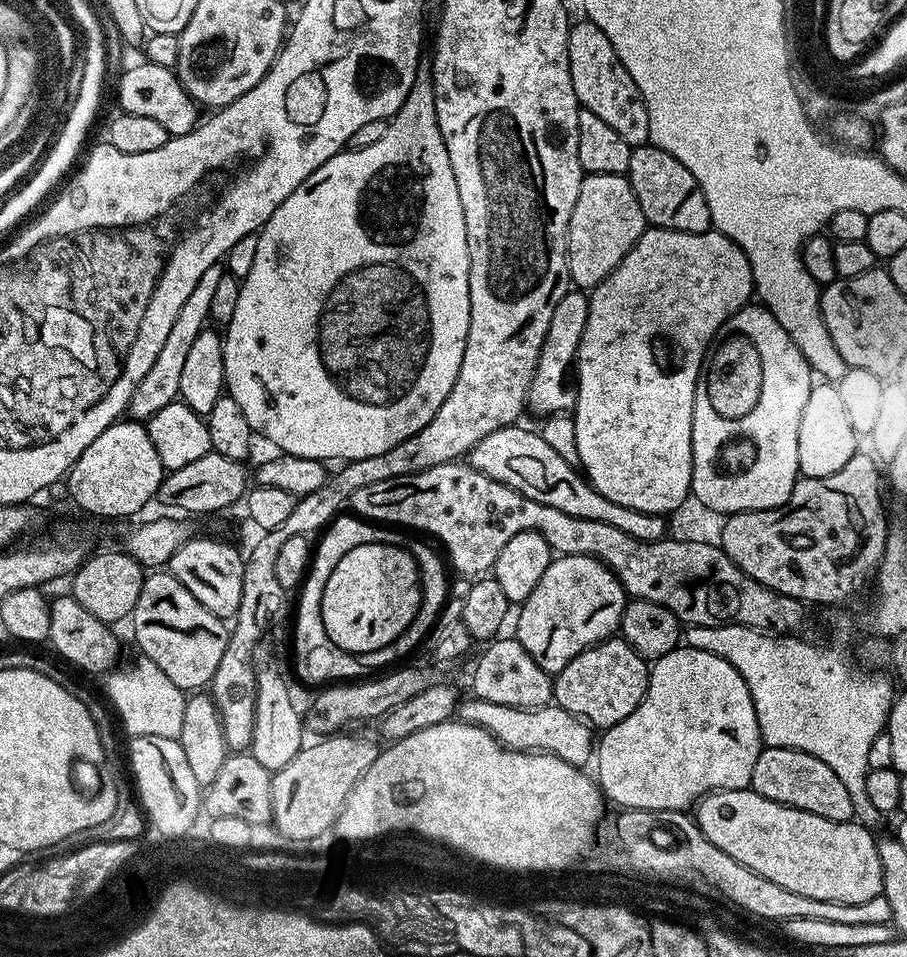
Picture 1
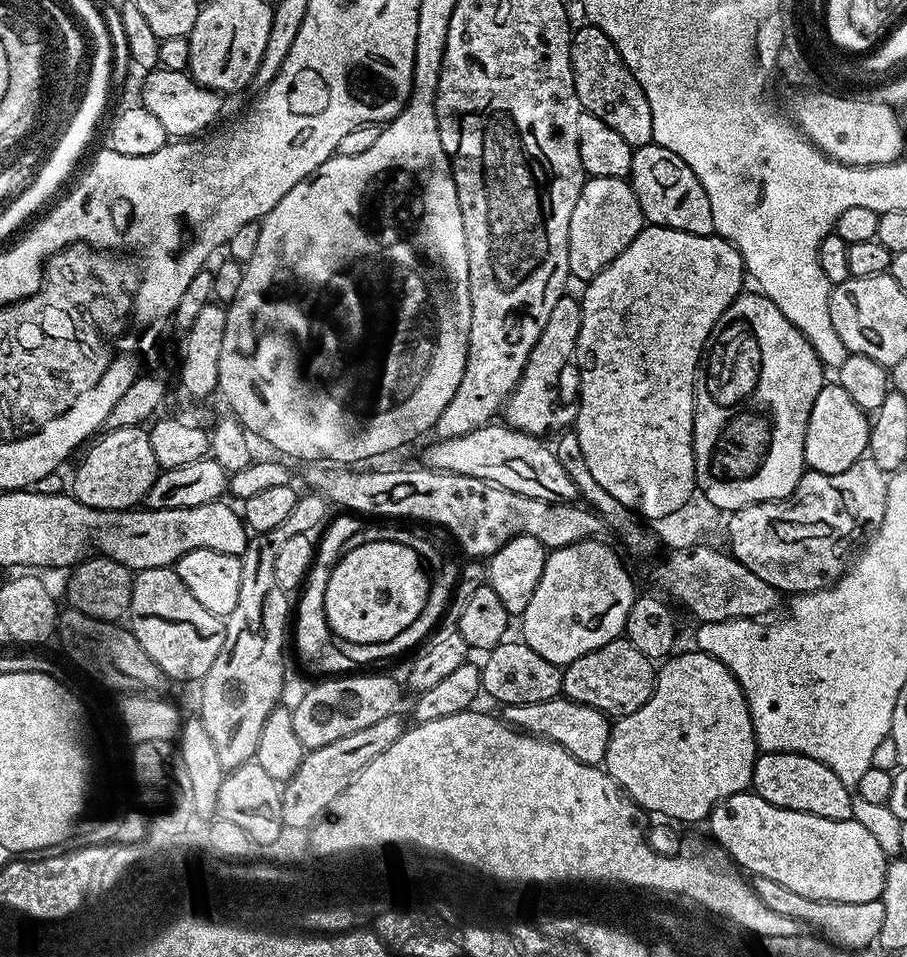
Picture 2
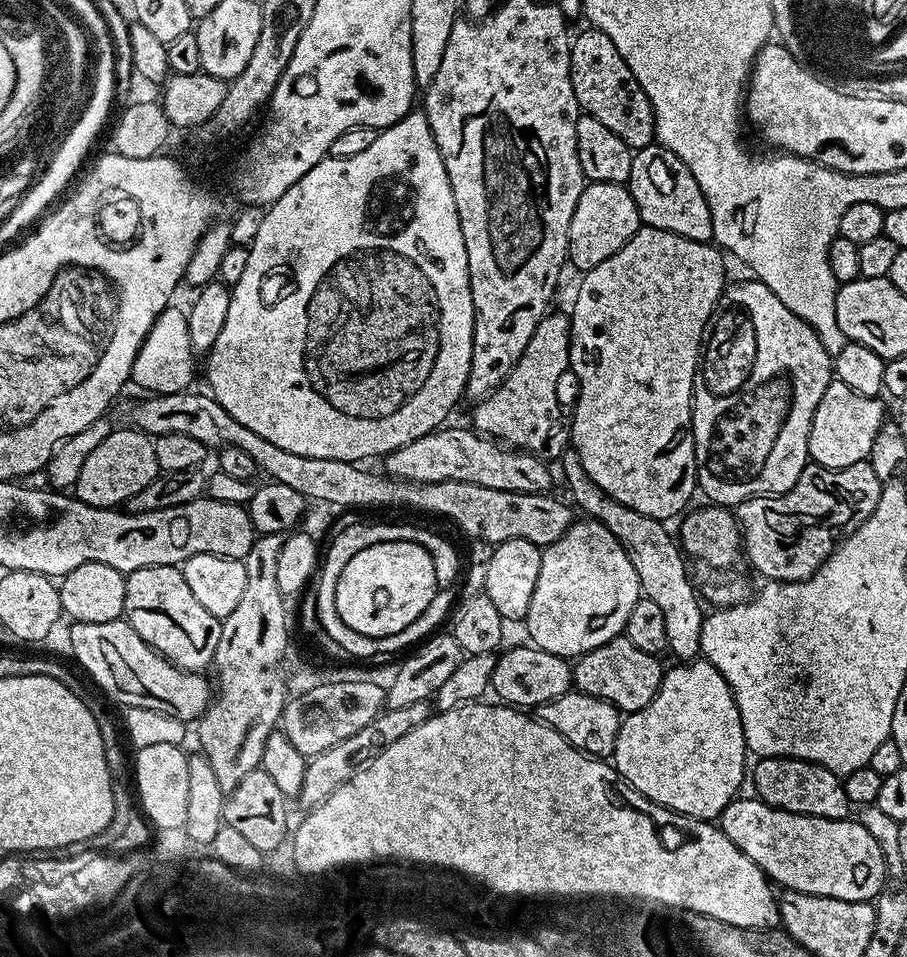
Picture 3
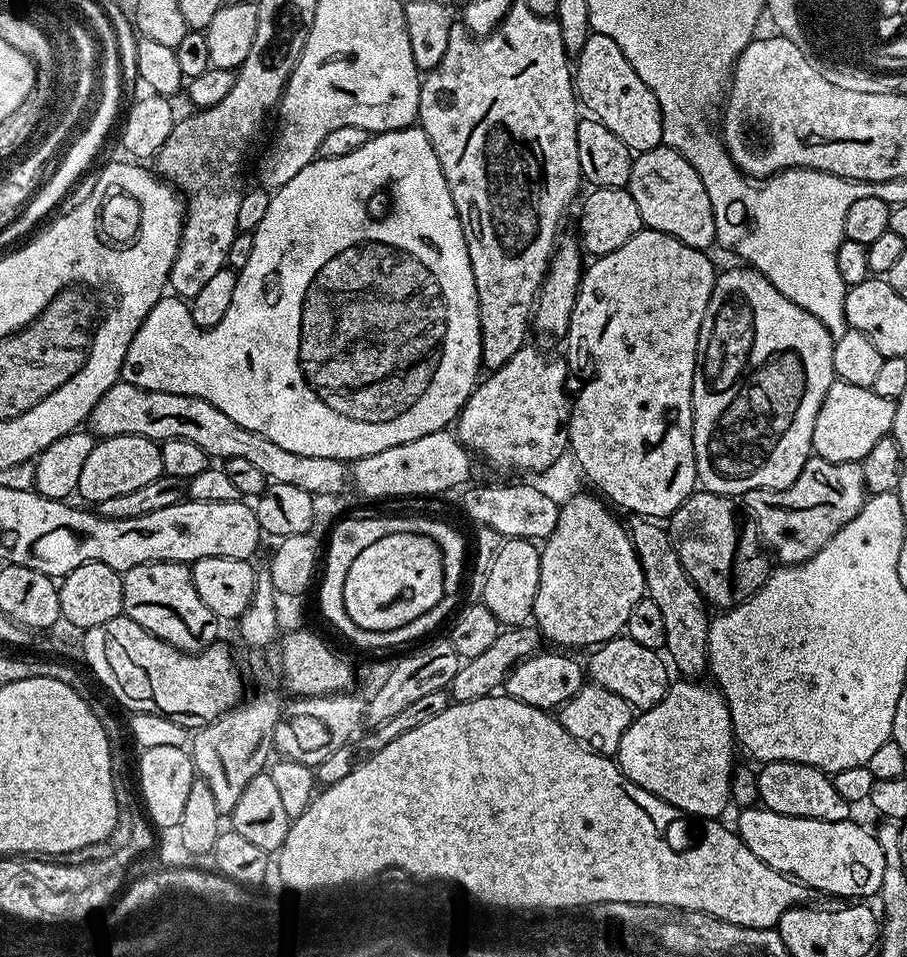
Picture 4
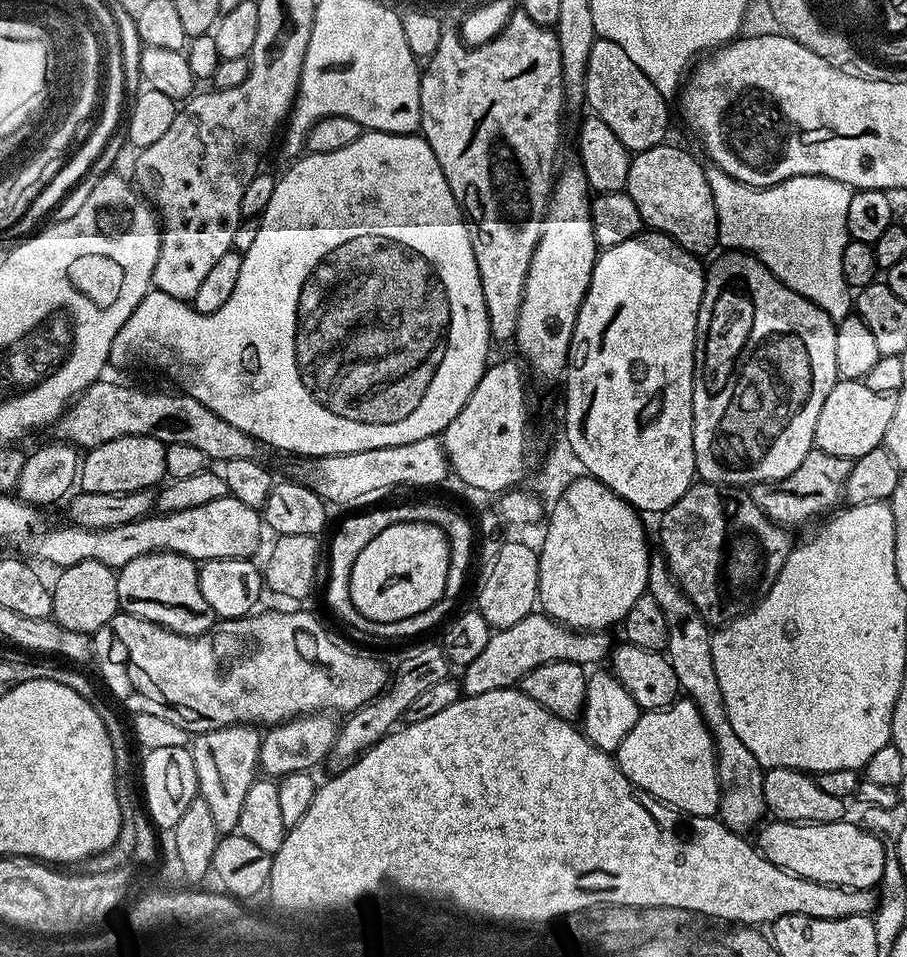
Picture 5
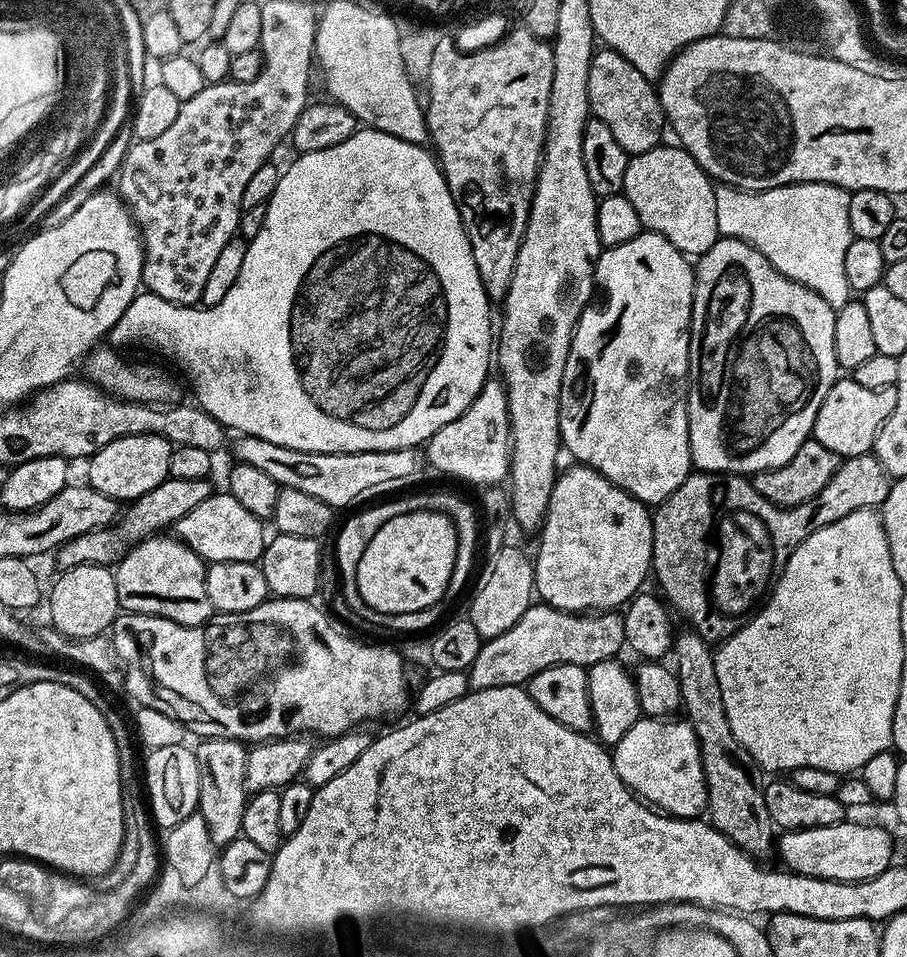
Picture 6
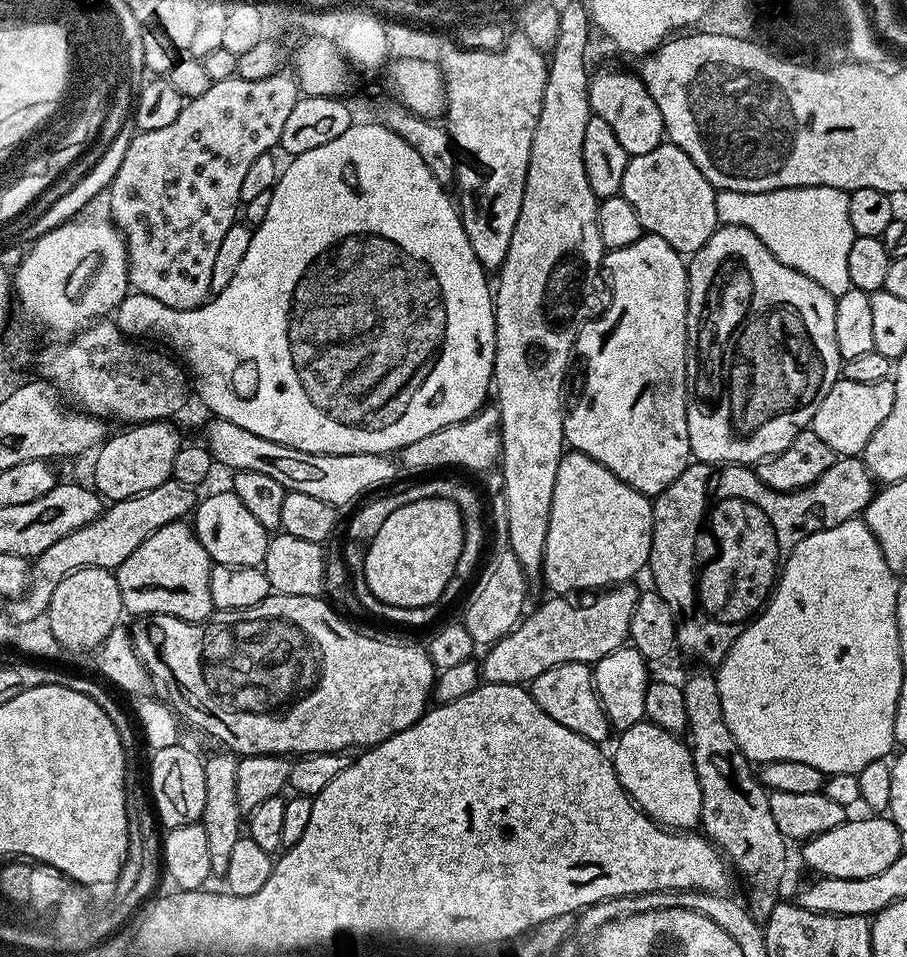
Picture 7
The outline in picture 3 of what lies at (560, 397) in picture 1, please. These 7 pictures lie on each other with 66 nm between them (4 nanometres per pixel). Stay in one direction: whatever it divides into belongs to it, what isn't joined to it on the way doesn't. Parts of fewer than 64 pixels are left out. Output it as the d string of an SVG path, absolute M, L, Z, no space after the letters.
M549 311L538 322L534 338L522 350L522 358L496 389L475 405L471 427L509 448L541 458L559 458L570 444L570 420L560 405L560 379L569 371L568 351L572 321L569 313Z

